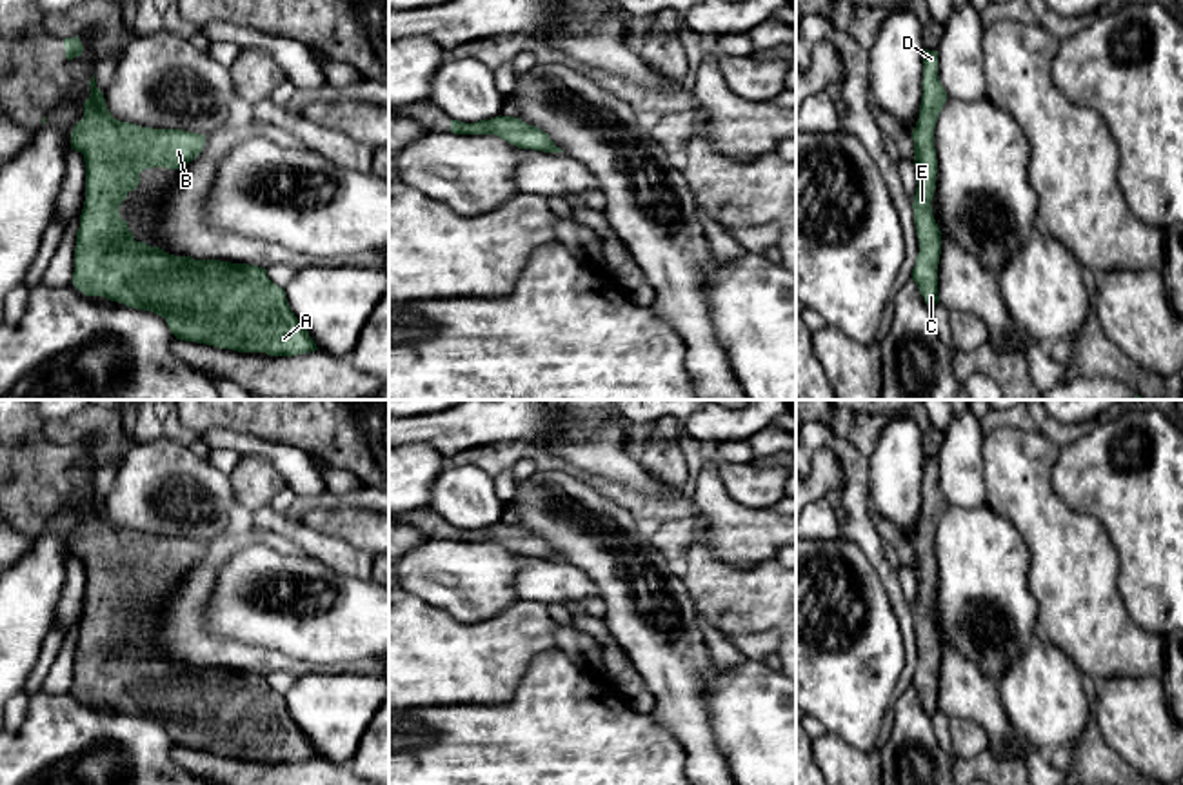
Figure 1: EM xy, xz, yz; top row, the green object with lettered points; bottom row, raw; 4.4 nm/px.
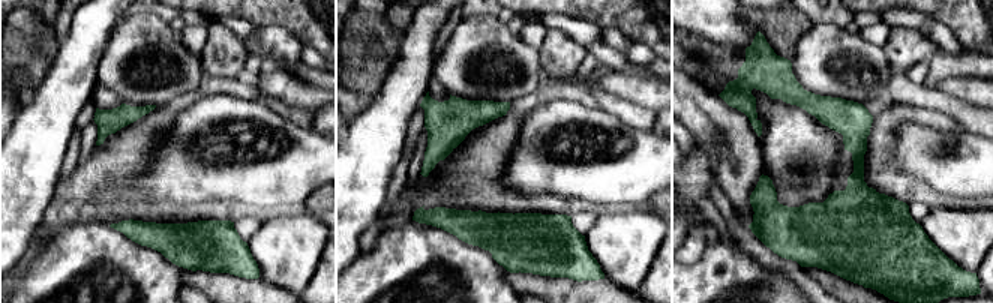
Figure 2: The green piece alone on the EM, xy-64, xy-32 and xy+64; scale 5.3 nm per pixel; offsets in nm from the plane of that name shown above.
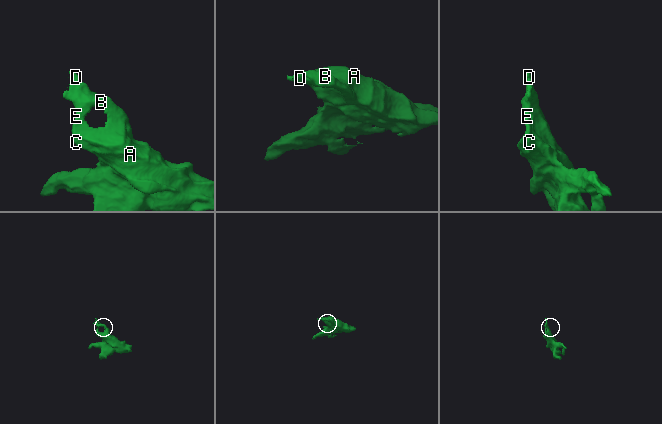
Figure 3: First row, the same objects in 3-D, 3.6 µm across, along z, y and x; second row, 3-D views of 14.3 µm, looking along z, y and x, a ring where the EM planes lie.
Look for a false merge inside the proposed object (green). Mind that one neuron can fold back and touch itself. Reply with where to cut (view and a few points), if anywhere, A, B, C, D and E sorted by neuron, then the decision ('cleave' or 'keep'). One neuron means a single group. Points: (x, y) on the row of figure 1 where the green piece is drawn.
no cut; A B C D E; keep

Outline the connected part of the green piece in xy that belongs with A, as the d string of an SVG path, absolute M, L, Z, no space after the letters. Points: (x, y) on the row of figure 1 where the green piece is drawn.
M94 75L89 85L84 118L71 133L71 149L82 153L85 162L85 202L76 233L73 285L85 296L104 296L162 316L176 340L269 356L318 351L309 331L291 311L285 291L269 280L267 269L174 256L134 240L118 209L127 193L138 187L140 173L151 167L185 167L202 153L205 134L120 122L109 113Z

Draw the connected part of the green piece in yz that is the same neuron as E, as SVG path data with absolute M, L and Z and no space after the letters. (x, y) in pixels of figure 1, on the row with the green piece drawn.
M925 49L923 55L923 94L920 118L912 134L914 165L918 187L914 194L914 225L920 242L920 253L912 269L912 278L925 298L929 309L938 302L938 263L941 254L941 231L932 214L932 196L936 189L938 160L934 149L934 129L938 116L947 102L947 93L938 76L938 51Z

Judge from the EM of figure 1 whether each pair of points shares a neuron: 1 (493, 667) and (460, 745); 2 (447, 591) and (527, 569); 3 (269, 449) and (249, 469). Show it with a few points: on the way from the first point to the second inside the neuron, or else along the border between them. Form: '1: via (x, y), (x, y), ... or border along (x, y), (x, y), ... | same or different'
1: border along (516, 684), (515, 691), (502, 702), (435, 704) | different
2: via (467, 580), (507, 578) | same
3: border along (242, 453), (258, 453), (286, 484) | different

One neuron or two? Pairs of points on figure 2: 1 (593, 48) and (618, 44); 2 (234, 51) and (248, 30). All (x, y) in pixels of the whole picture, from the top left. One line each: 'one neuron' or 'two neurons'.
1: two neurons
2: two neurons

